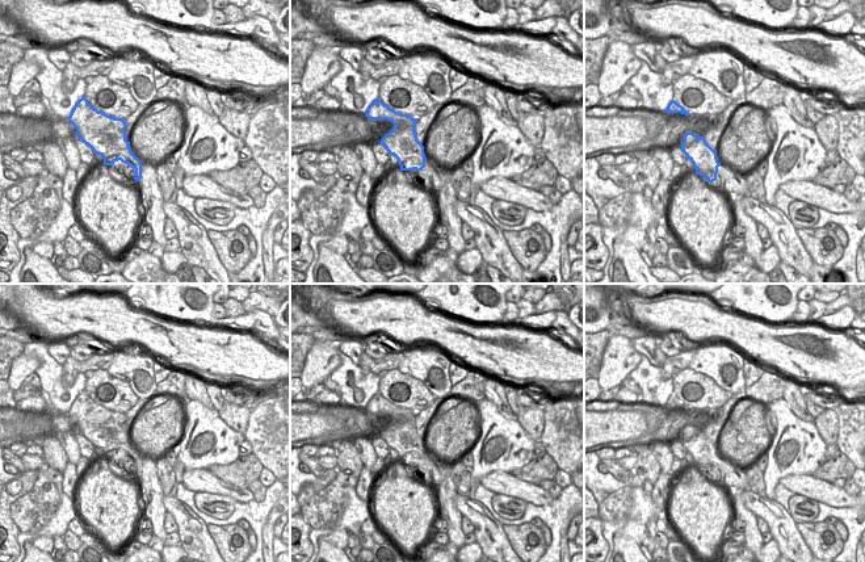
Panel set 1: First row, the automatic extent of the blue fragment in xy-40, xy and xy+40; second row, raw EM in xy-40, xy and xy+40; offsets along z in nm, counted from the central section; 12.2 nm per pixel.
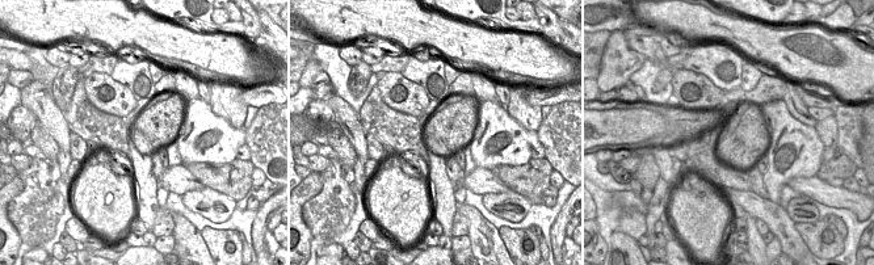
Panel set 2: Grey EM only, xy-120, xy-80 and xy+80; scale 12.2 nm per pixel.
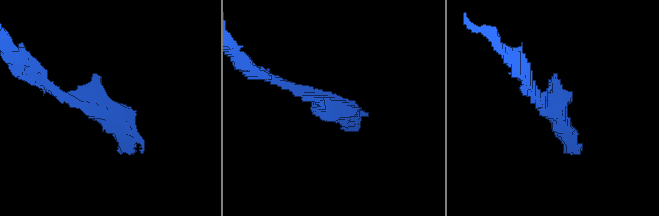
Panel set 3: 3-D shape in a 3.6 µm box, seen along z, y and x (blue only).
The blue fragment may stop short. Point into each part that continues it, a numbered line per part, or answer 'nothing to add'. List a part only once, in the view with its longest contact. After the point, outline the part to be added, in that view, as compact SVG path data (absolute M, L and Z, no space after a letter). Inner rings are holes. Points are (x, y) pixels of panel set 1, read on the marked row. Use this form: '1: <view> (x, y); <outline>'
1: xy+40 (727, 180); M721 164L718 167L717 180L710 183L711 188L718 188L725 193L734 196L748 196L748 183L746 176Z

